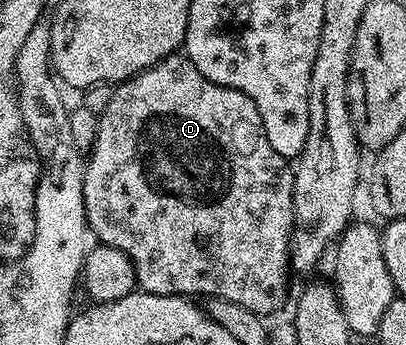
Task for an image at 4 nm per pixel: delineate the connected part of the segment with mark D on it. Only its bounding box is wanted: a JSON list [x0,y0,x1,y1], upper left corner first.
[82,52,294,316]

